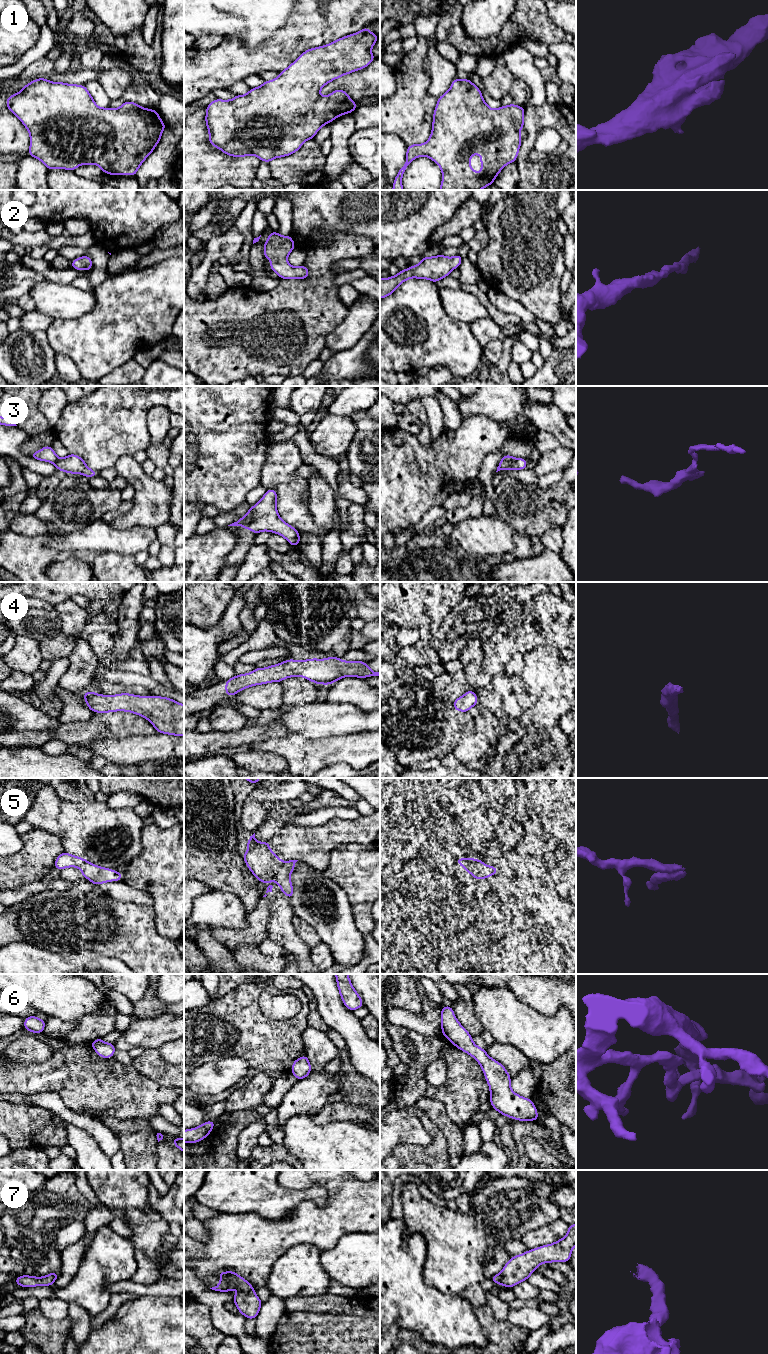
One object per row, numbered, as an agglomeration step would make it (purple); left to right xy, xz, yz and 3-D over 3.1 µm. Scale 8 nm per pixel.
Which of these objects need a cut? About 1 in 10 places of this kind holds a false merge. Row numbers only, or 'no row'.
3, 5

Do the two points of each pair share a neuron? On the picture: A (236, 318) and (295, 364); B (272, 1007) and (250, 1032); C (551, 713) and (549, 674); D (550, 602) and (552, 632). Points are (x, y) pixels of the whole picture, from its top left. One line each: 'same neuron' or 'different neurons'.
A: same neuron
B: different neurons
C: same neuron
D: same neuron

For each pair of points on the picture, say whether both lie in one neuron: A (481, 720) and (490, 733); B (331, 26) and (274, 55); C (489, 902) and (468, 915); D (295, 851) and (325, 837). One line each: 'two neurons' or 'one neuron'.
A: one neuron
B: one neuron
C: two neurons
D: one neuron

